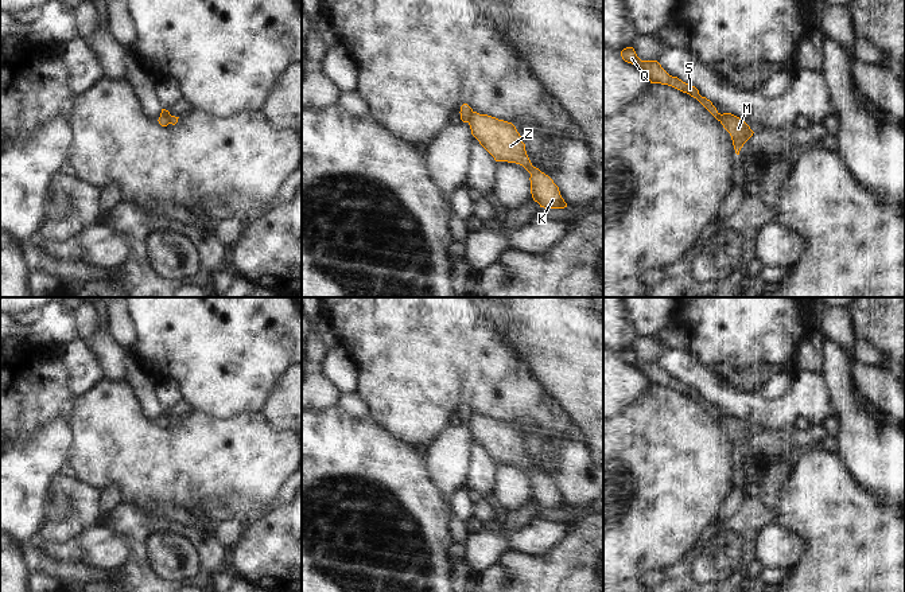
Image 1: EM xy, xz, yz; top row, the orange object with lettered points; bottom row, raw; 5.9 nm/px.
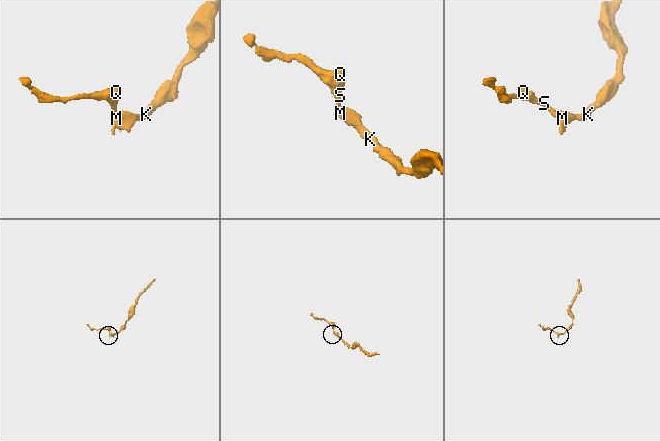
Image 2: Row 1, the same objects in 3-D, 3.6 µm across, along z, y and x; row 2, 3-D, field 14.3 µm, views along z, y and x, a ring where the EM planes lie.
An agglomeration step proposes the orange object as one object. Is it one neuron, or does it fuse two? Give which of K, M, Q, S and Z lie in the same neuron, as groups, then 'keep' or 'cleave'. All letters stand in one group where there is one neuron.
groups K M Z / Q S; cleave

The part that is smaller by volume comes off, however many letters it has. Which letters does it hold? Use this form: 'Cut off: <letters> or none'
Cut off: Q, S

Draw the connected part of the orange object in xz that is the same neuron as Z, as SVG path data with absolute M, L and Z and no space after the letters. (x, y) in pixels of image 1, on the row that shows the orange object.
M471 113L469 120L471 135L494 157L496 161L508 161L523 165L531 174L531 194L535 202L544 209L564 209L567 203L554 180L533 167L512 122L488 114Z

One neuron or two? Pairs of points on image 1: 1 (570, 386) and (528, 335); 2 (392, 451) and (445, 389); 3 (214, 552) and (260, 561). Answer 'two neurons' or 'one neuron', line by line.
1: one neuron
2: two neurons
3: two neurons

